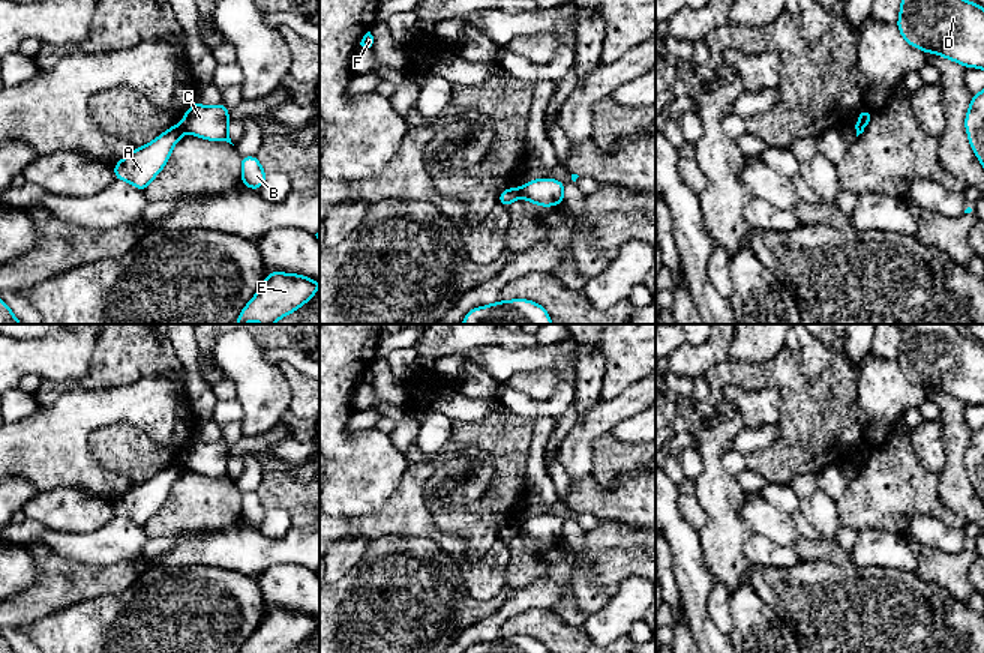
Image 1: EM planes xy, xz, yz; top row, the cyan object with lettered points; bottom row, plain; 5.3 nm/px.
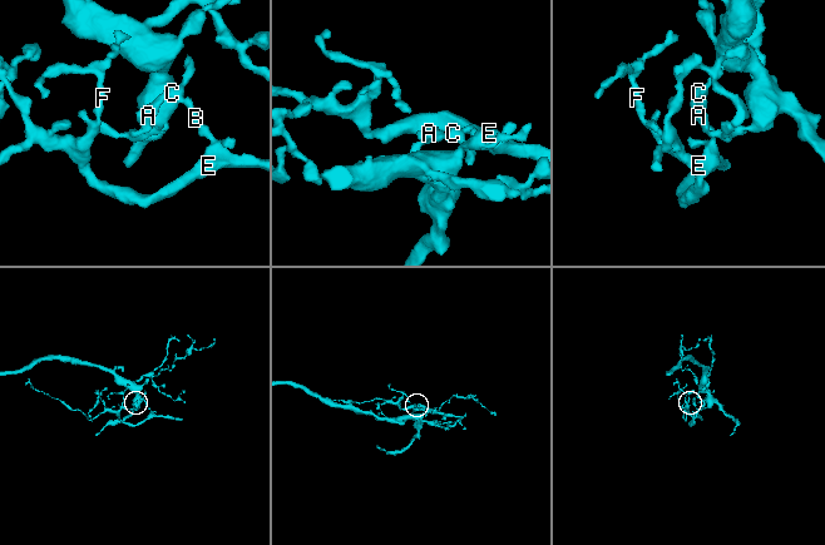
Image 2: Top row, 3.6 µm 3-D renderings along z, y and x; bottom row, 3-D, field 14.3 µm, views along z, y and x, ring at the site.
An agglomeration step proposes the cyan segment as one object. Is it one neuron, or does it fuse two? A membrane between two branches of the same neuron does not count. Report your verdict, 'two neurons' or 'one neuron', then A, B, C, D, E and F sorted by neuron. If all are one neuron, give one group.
two neurons | A D / B C E F

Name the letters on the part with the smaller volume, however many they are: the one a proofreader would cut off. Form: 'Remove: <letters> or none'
Remove: B, C, E, F

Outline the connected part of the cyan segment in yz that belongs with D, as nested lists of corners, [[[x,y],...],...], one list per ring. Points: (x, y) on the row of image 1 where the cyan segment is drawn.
[[[902,0],[897,27],[903,39],[966,68],[984,69],[984,8],[966,0]]]

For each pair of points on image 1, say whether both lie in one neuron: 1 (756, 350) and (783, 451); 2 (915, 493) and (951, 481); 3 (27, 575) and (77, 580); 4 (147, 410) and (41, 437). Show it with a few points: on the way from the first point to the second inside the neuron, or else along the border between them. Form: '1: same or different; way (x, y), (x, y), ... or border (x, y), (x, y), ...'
1: different; border (785, 346), (762, 362), (728, 359)
2: different; border (938, 475), (938, 497), (957, 514)
3: different; border (38, 562), (38, 581), (15, 595)
4: same; way (120, 410), (83, 410), (68, 422)

